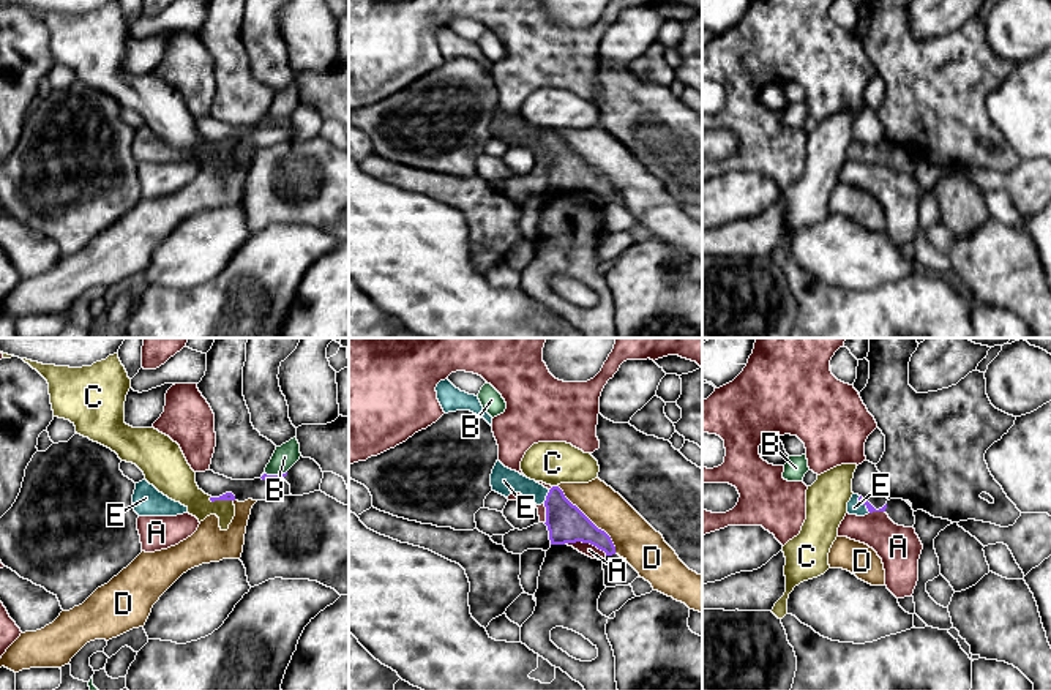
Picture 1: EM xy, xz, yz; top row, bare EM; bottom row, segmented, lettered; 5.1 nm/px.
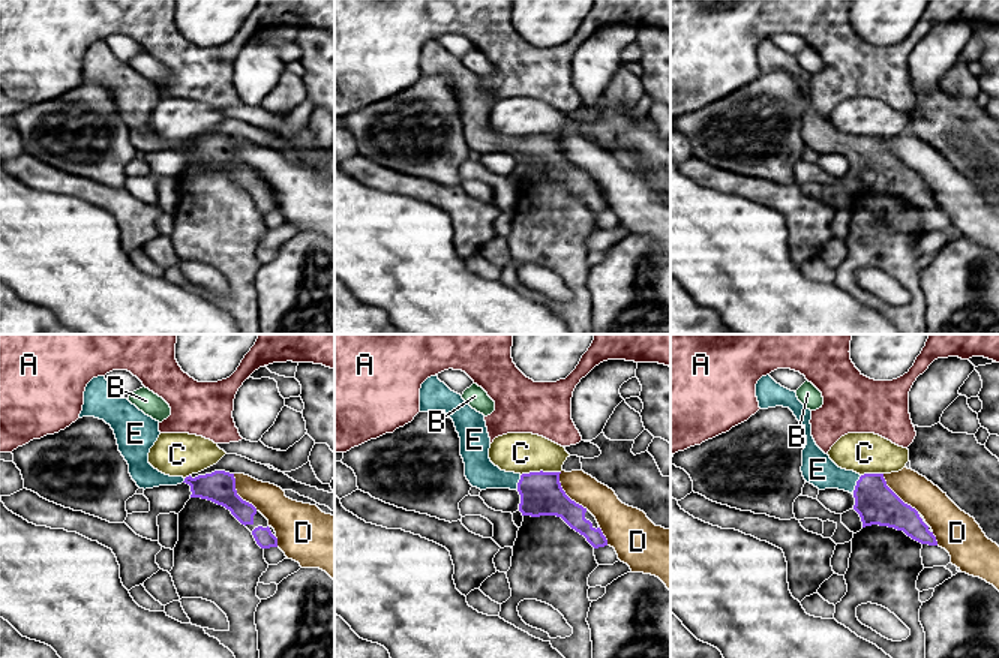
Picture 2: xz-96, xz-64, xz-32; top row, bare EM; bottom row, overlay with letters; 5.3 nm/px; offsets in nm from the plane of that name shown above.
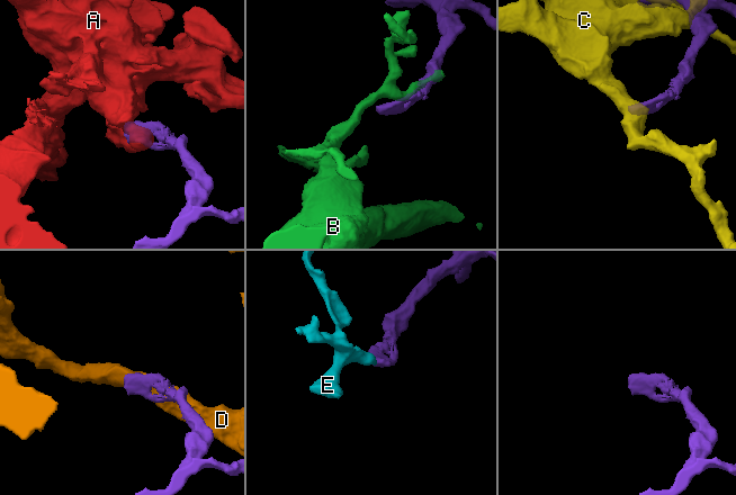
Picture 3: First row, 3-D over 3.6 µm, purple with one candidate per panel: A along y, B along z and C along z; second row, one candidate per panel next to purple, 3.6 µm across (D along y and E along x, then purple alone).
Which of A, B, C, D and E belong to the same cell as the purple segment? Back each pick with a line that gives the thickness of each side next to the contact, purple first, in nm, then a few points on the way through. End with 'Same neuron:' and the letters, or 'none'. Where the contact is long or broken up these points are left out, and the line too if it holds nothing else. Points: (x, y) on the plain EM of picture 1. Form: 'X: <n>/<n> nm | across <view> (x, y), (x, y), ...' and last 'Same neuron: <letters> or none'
E: 40/80 nm | across yz (870, 153), (862, 149), (854, 153)
Same neuron: E

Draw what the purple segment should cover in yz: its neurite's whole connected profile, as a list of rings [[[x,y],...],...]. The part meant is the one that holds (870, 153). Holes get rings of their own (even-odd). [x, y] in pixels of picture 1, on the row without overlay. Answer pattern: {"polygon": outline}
{"polygon": [[[852,141],[851,147],[847,148],[847,159],[849,161],[857,161],[857,163],[865,163],[873,158],[885,158],[887,150],[876,156],[866,145],[863,145],[858,141]]]}

